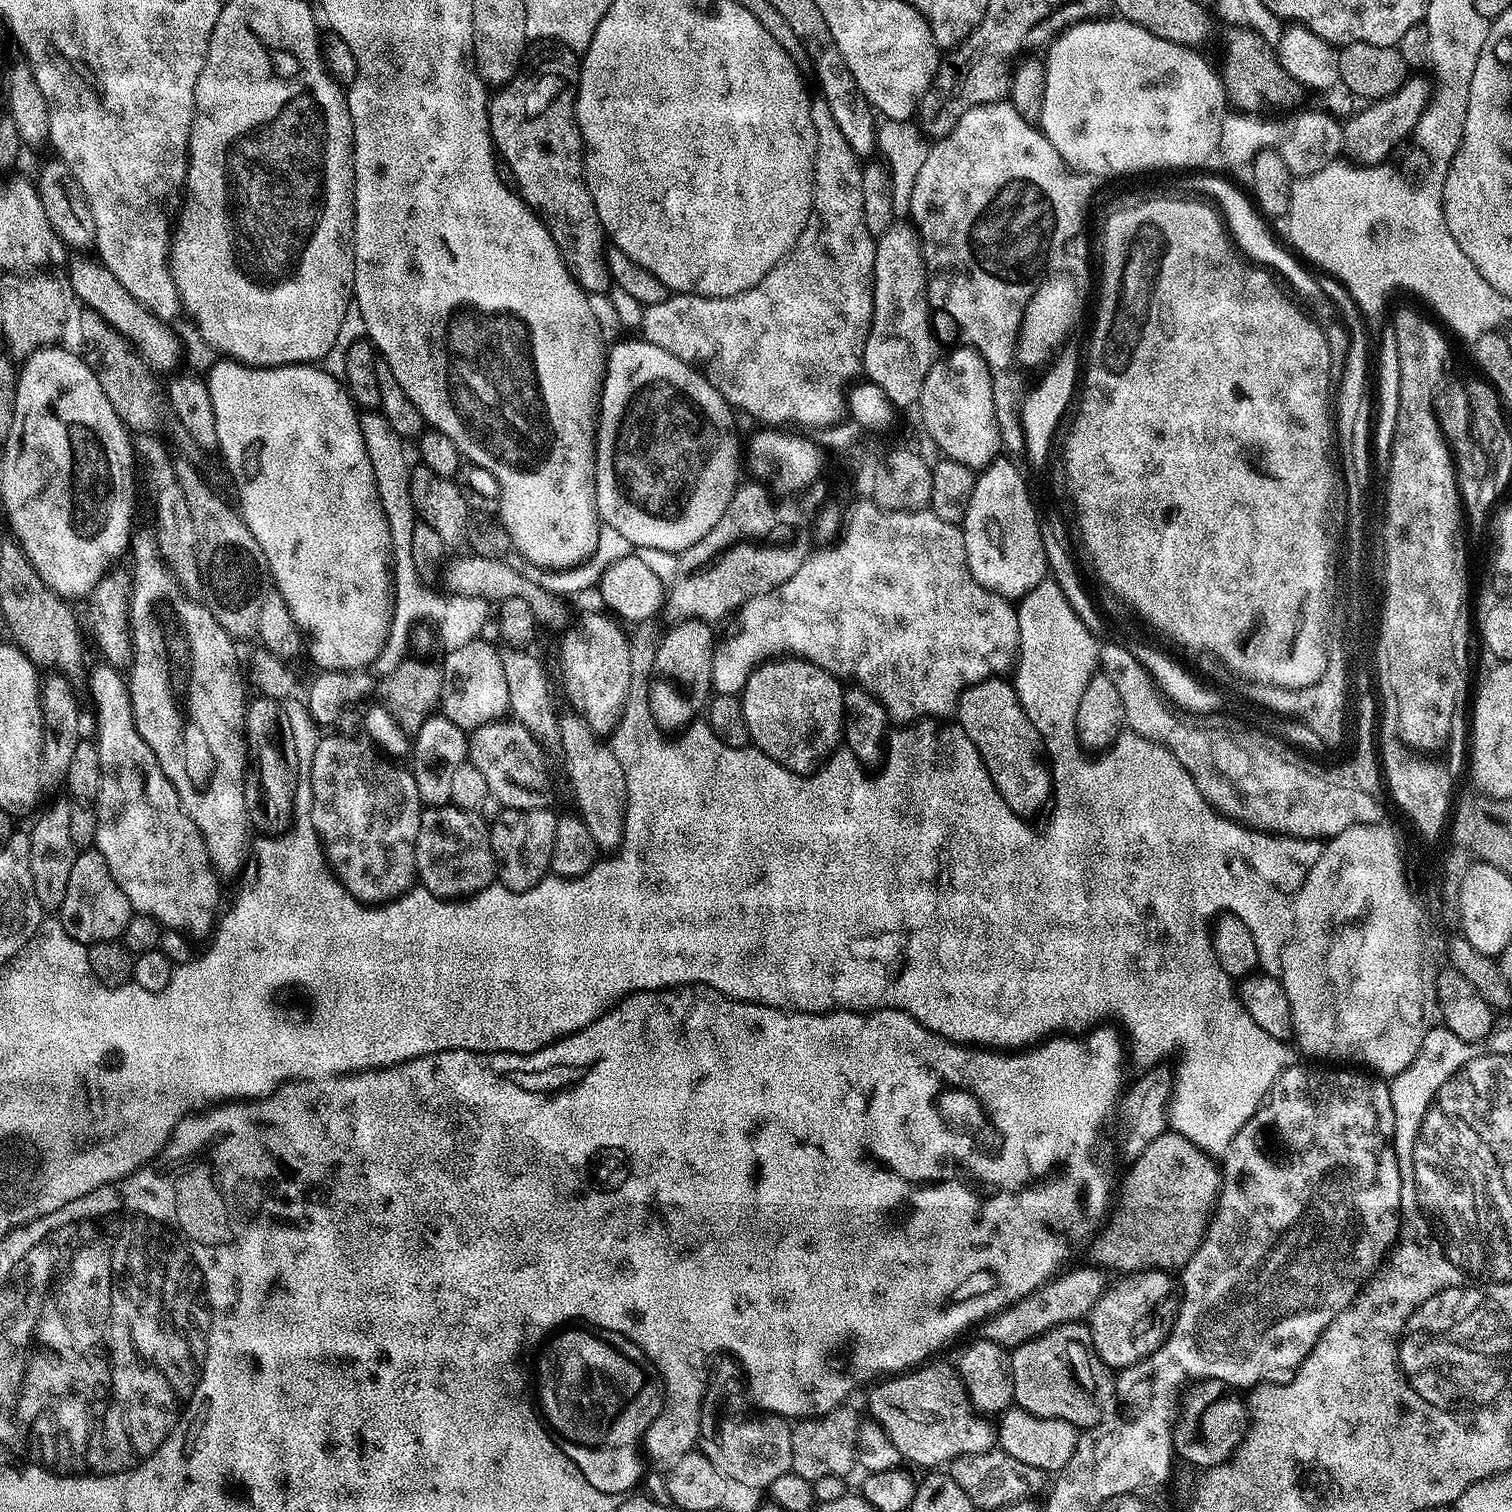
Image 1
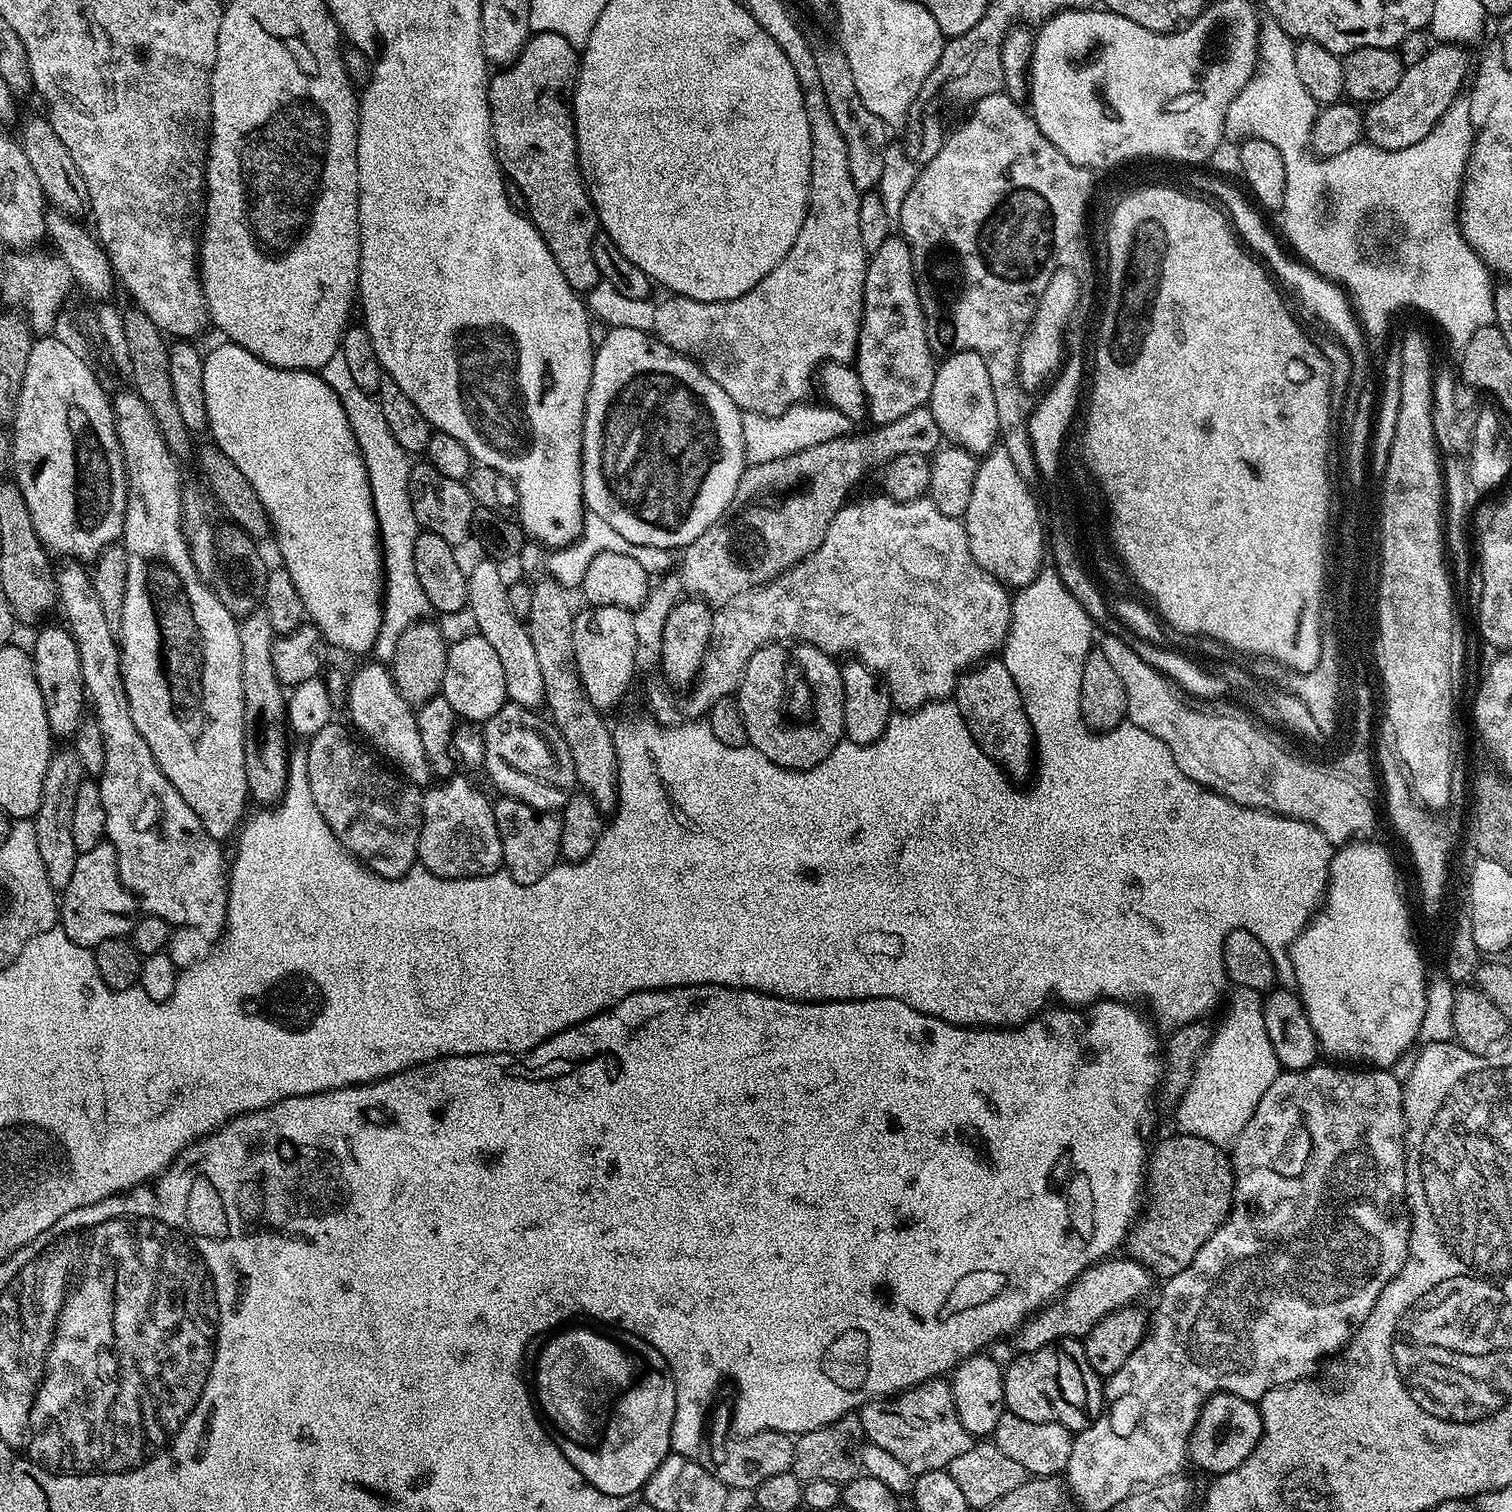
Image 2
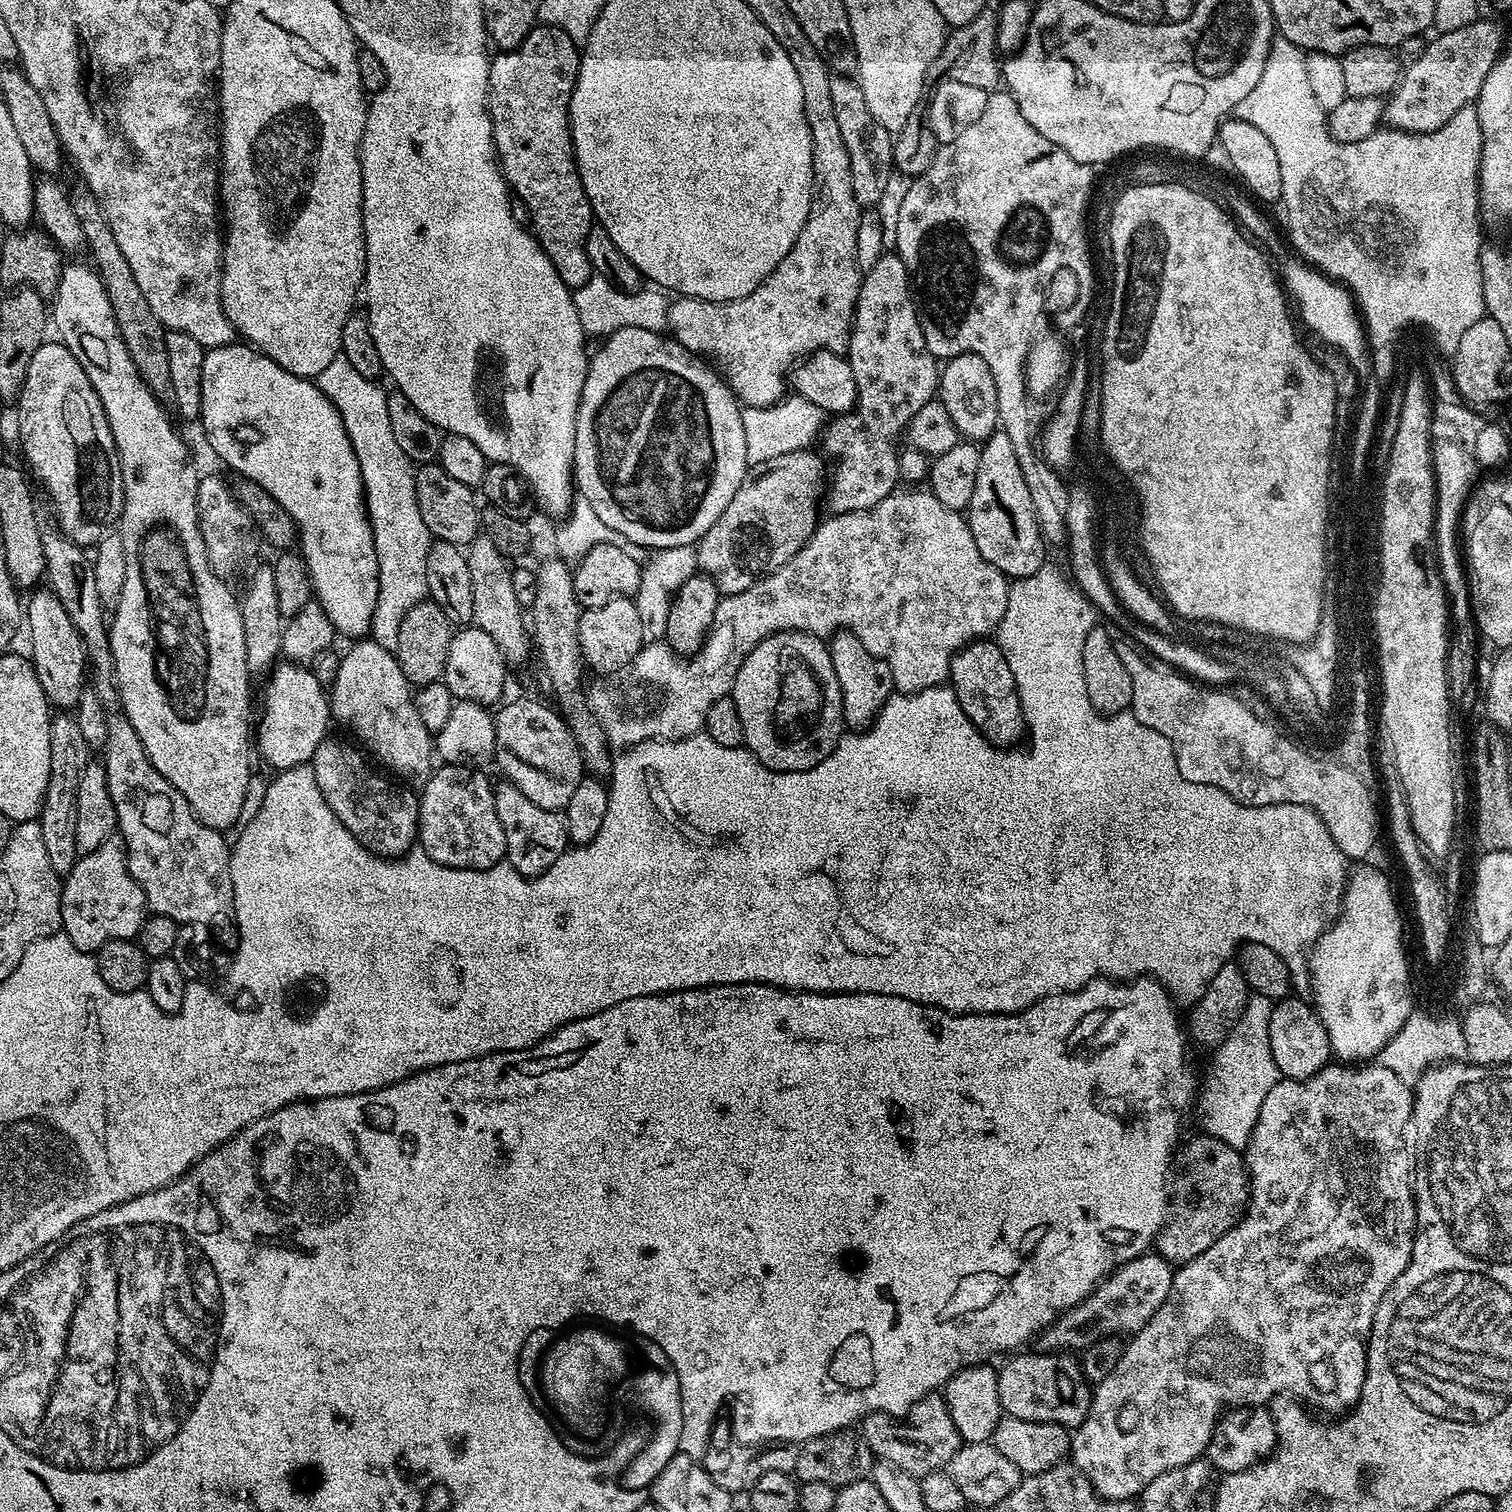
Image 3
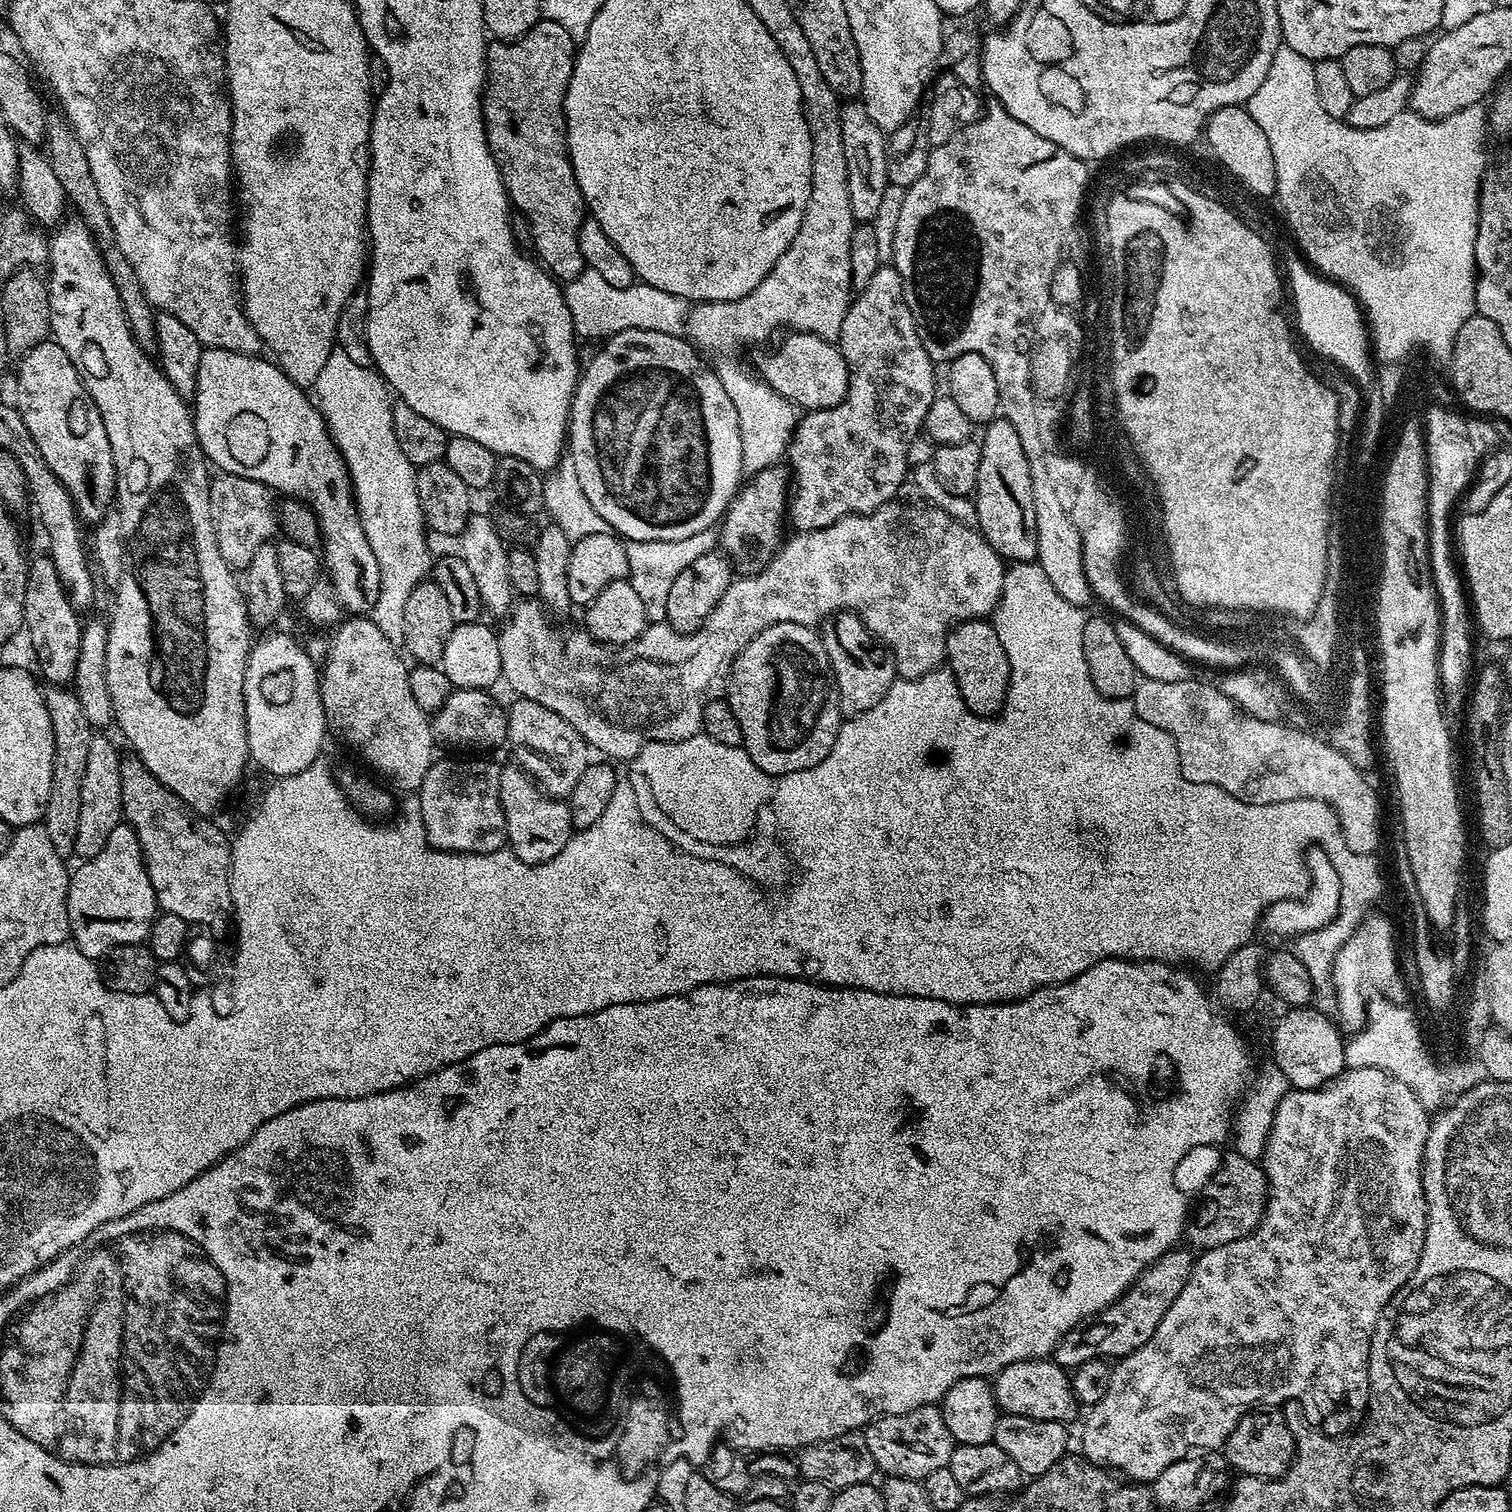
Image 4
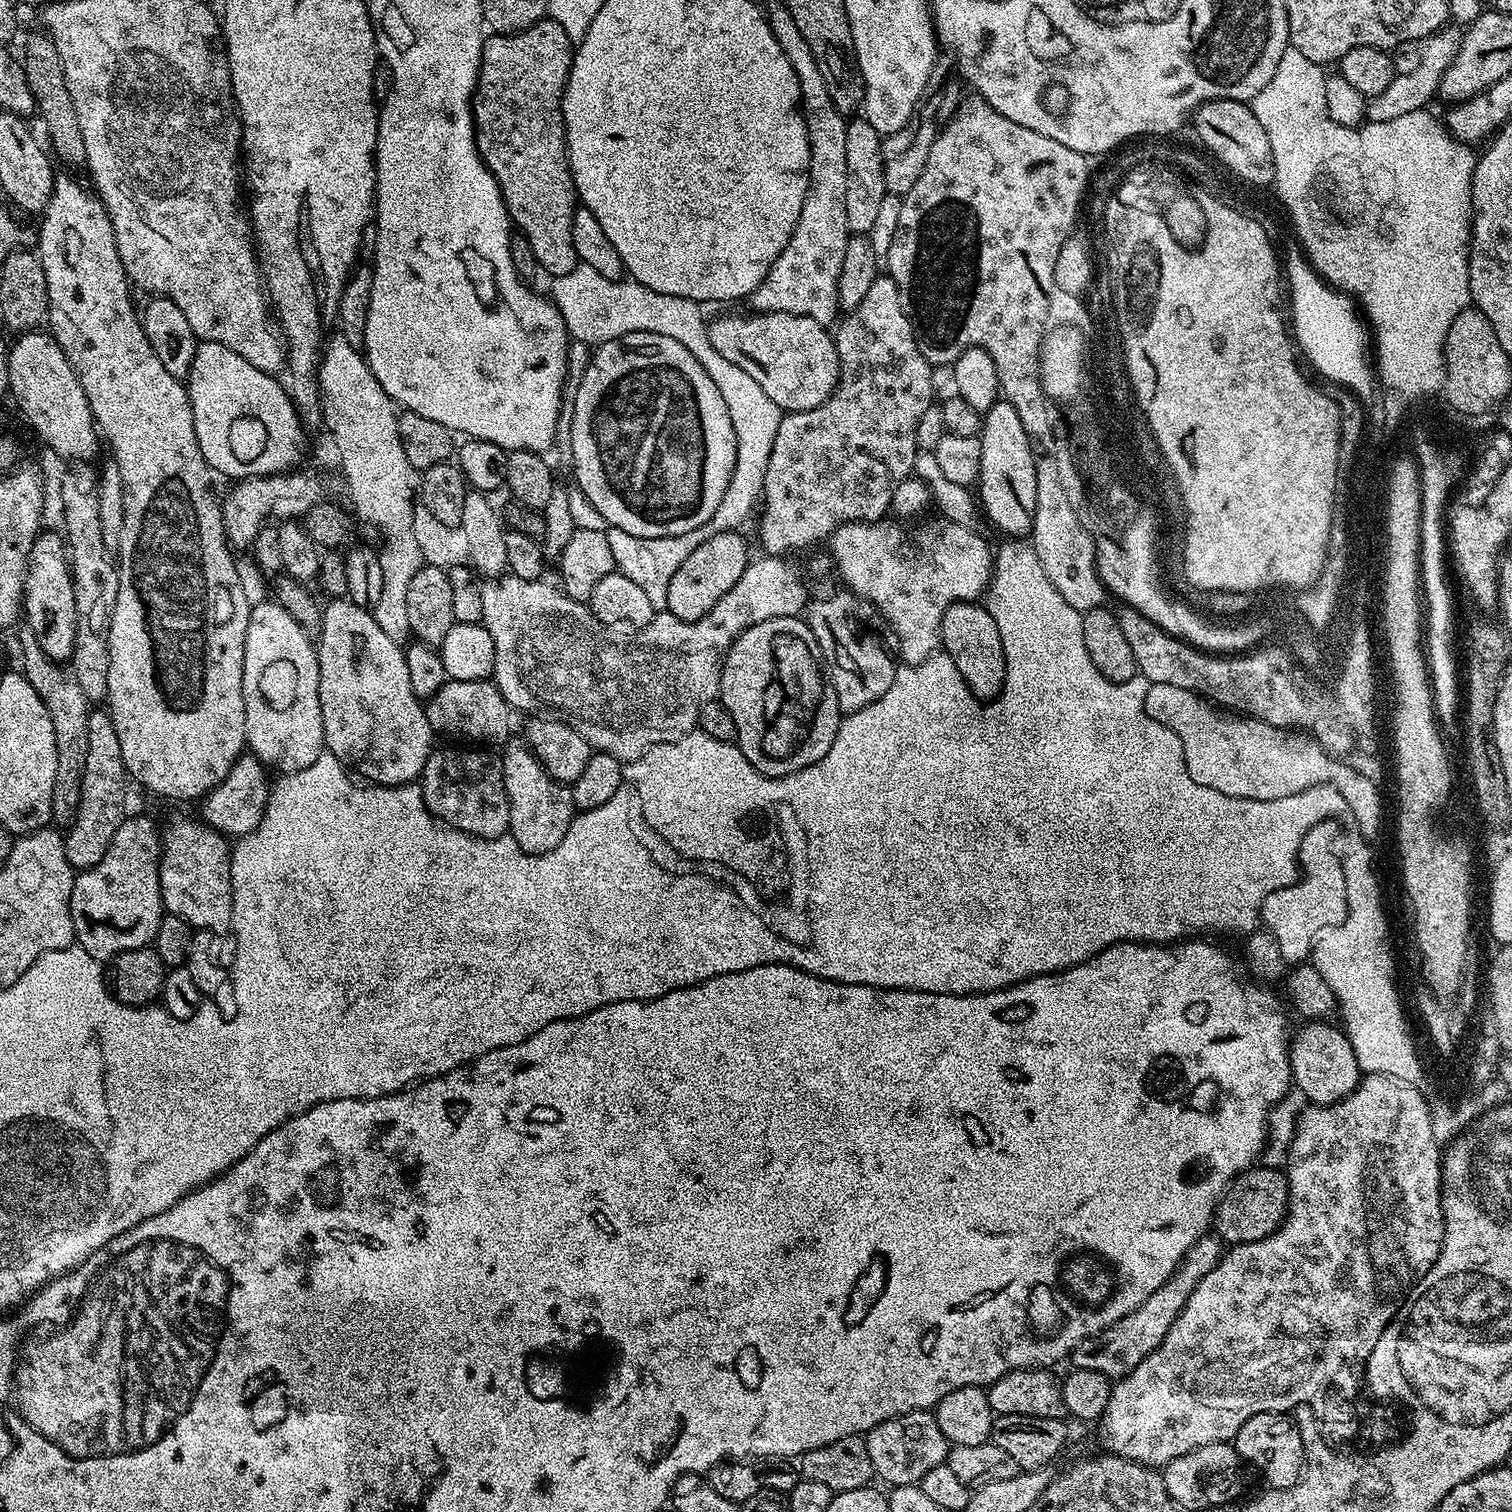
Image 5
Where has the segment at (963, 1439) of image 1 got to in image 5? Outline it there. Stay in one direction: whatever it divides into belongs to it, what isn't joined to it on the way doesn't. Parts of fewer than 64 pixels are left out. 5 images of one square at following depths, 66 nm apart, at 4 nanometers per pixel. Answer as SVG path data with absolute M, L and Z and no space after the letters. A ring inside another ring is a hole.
M931 1411L907 1412L884 1420L874 1426L864 1436L866 1450L870 1450L872 1471L888 1483L888 1486L898 1484L919 1484L920 1479L934 1470L934 1466L945 1463L950 1447L946 1434L938 1430L938 1422Z

